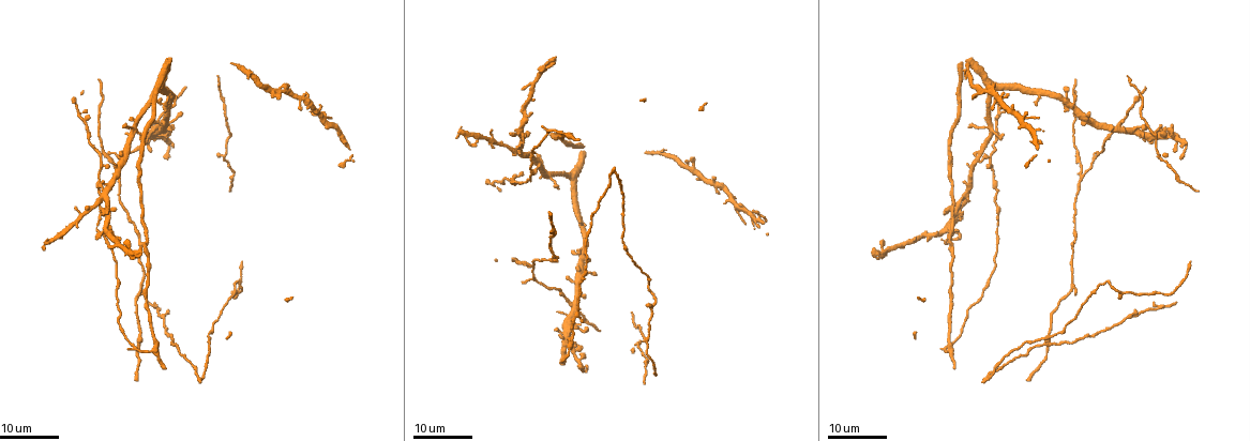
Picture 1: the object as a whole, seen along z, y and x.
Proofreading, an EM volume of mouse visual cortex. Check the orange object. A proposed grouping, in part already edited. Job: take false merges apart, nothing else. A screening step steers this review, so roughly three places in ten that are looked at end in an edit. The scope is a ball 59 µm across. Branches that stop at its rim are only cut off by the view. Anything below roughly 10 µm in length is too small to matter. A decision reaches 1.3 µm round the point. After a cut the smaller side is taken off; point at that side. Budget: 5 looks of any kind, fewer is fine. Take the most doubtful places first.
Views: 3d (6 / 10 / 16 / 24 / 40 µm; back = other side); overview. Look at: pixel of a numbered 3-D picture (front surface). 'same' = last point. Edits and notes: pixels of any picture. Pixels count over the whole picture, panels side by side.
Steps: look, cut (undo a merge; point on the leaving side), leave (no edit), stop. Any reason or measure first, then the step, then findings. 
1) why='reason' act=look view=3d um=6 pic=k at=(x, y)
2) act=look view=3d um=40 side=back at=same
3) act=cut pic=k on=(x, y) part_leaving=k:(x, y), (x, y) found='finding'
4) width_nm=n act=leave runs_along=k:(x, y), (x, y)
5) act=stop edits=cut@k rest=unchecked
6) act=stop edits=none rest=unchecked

why='three arms meet' act=look view=3d um=16 pic=1 at=(1080, 175)

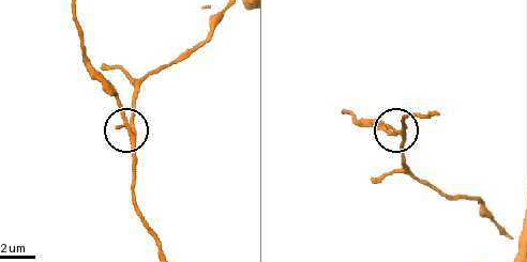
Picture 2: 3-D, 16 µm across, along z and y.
act=look view=3d um=10 pic=2 at=(131, 131)

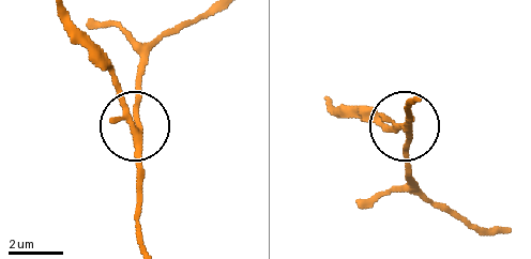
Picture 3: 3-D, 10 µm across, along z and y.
why='other side' act=look view=3d um=10 side=back pic=3 at=(132, 128)

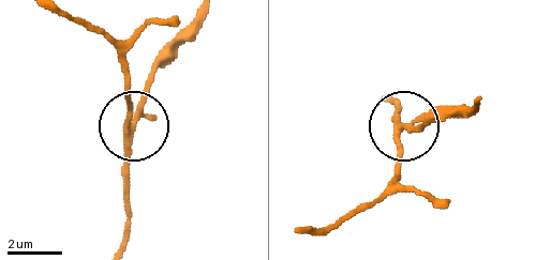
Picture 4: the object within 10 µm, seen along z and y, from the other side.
arms=3 act=leave found='one neuron here'

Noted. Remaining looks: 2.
why='two arms in line, one across' act=look view=3d um=24 pic=1 at=(1062, 100)

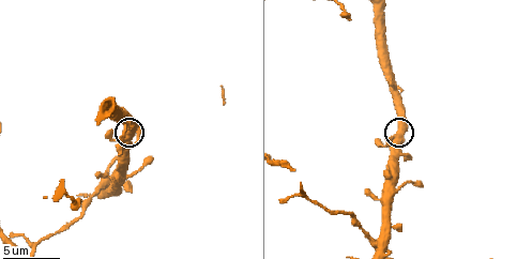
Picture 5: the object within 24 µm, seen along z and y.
why='closer look' act=look view=3d um=10 at=same

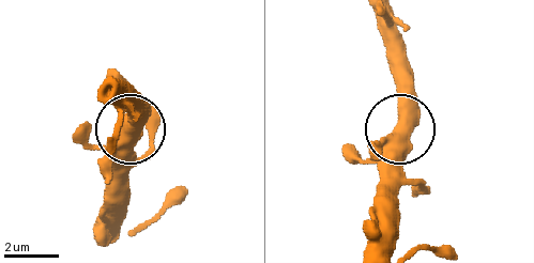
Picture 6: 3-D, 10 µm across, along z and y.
act=leave runs_along=6:(396, 129), (396, 63) found='one neuron here'

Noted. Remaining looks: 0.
act=stop edits=none rest=unchecked

